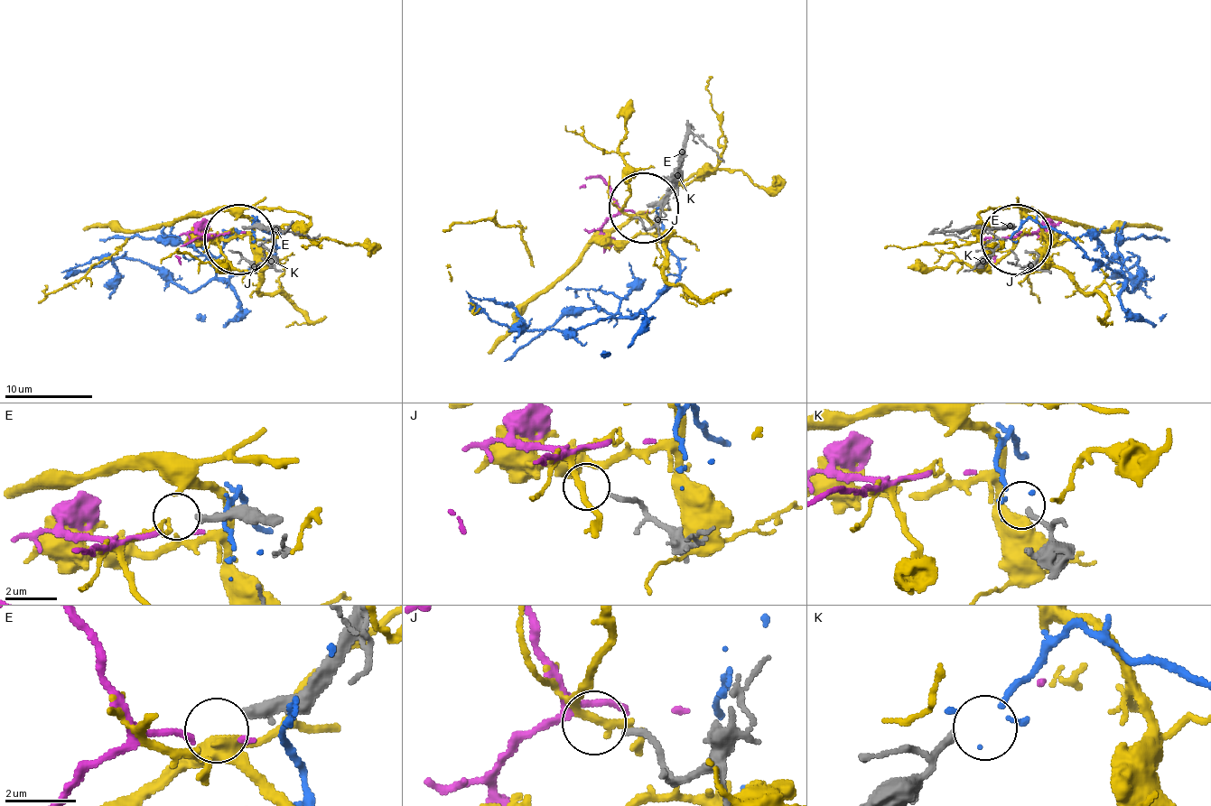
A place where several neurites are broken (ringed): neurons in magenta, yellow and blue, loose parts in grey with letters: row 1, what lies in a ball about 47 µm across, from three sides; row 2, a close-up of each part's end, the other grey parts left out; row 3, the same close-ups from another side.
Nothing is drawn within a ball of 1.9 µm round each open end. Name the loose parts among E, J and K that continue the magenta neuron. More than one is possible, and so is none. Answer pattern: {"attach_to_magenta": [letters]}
{"attach_to_magenta": []}

